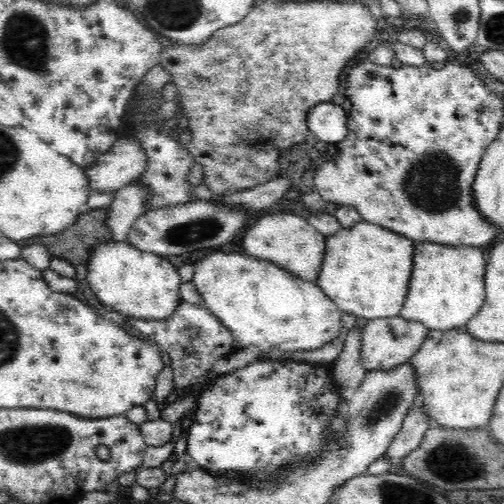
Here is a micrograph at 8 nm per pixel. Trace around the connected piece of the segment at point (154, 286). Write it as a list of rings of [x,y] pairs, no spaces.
[[[96,241],[86,264],[86,282],[90,284],[90,290],[100,303],[124,317],[164,322],[174,316],[178,304],[182,302],[178,288],[183,280],[174,264],[163,256],[138,250],[130,241]]]

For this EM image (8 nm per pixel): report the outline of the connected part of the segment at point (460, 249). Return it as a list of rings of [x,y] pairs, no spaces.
[[[416,242],[412,276],[401,318],[424,324],[432,330],[466,326],[485,300],[486,258],[480,247]]]

